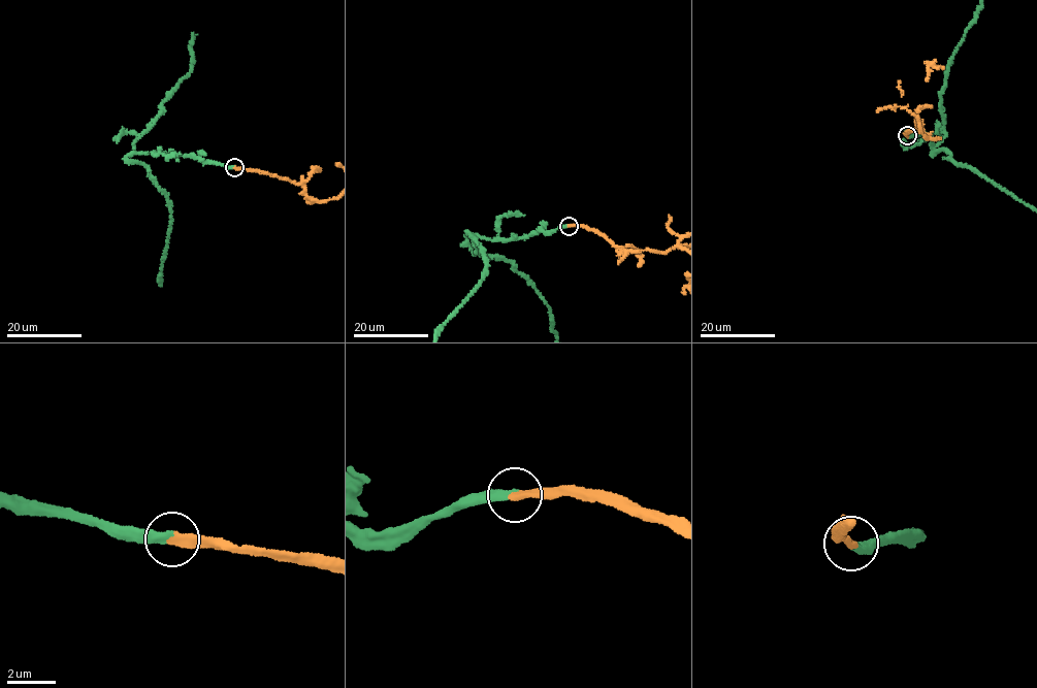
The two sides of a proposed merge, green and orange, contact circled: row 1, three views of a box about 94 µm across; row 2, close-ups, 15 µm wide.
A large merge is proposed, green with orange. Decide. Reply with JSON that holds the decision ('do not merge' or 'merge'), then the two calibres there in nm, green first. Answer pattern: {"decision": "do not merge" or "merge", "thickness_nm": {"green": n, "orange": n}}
{"decision": "merge", "thickness_nm": {"green": 340, "orange": 360}}

